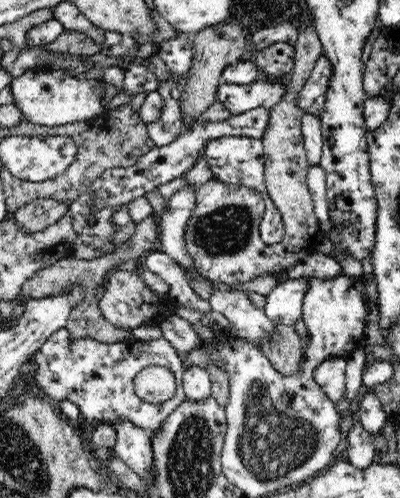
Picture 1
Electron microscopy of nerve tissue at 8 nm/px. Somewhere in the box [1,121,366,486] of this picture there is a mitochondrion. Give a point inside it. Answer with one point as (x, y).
(271, 445)

